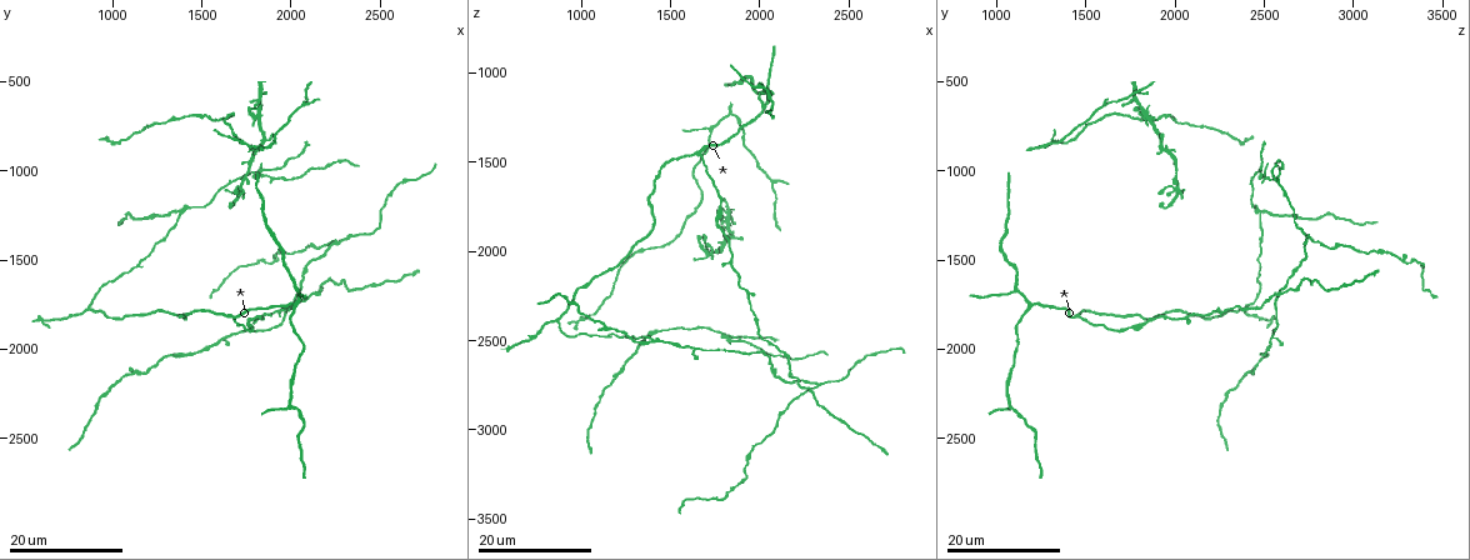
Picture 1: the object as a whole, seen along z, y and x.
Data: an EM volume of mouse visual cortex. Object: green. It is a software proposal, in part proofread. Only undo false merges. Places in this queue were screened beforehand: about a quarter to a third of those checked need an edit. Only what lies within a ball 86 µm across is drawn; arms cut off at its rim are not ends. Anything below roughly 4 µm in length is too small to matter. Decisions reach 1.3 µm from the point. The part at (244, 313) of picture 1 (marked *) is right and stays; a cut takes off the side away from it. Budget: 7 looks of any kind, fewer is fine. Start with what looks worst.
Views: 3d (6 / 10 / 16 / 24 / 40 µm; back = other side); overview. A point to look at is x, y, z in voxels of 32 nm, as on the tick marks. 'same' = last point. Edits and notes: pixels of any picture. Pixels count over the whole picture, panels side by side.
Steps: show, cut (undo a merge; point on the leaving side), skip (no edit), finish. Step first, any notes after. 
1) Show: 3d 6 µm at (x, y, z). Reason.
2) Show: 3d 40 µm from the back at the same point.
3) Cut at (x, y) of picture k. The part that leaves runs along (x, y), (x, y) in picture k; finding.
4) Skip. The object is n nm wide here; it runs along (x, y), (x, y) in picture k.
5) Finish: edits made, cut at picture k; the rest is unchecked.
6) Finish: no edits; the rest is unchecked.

Show: 3d 16 µm at (2320, 1380, 2760). Three arms meet.

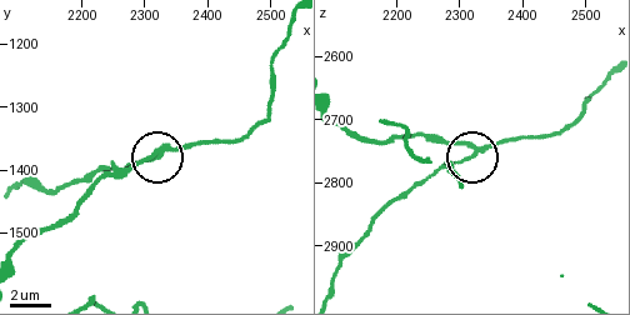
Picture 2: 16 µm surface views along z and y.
Show: 3d 6 µm at (2325, 1375, 2755).

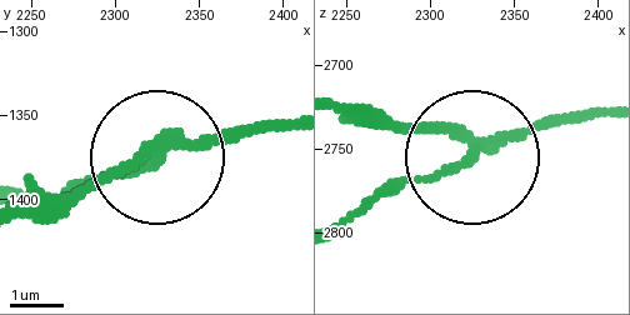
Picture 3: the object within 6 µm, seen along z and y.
Cut at (101, 183) of picture 3. 3 arms meet here; the part that leaves runs along (161, 145), (31, 204) in picture 3; a second neuron is stuck on.

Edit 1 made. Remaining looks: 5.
Show: overview.

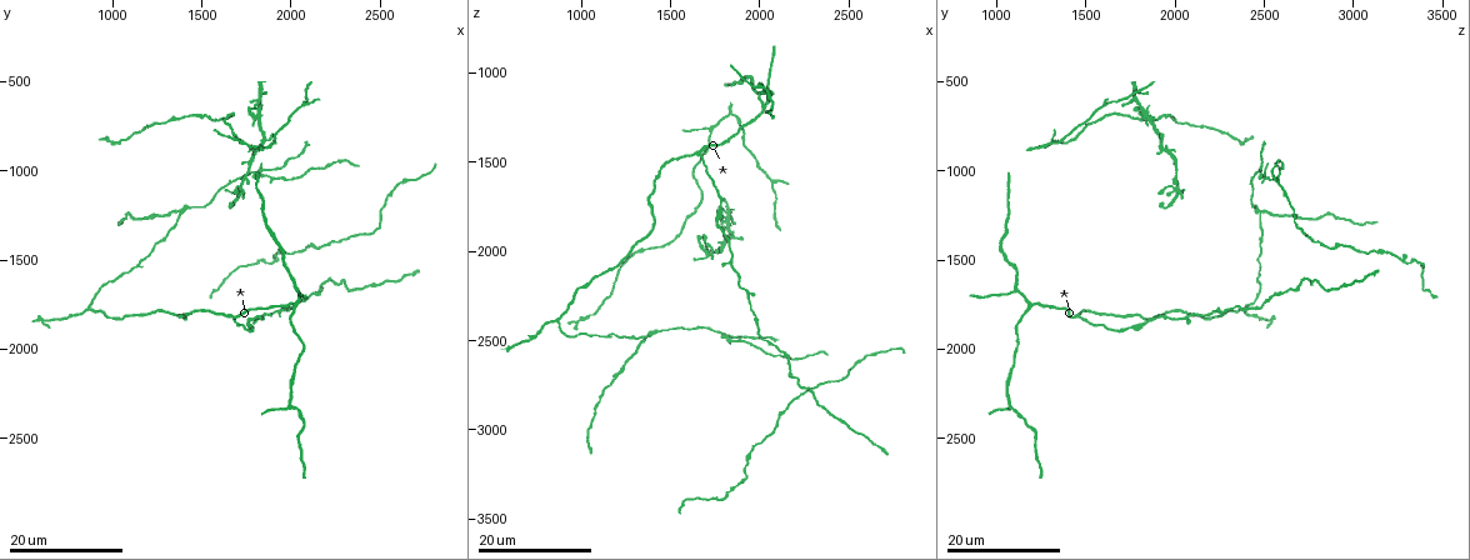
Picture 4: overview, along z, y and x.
Show: 3d 24 µm at (2060, 1740, 2500). Sudden change in width.

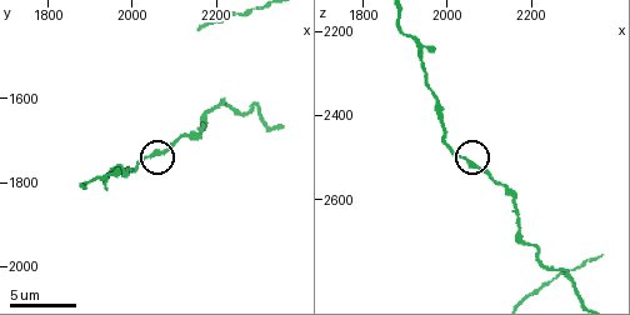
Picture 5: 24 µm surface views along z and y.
Show: 3d 6 µm at (2050, 1735, 2510).

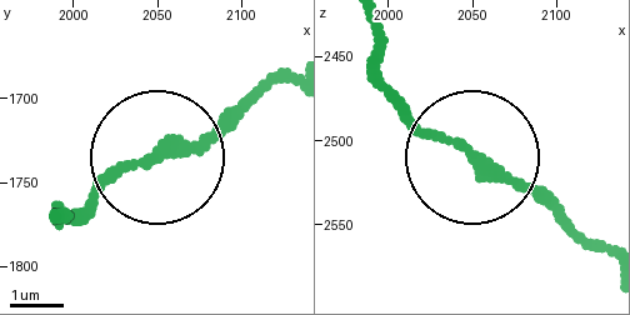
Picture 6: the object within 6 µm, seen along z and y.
Skip. It runs along (374, 29), (391, 96), (513, 178), (575, 240) in picture 6; continuous, no second neuron.

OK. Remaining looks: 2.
Show: 3d 24 µm at (1820, 660, 1820). Looks like a crossing.

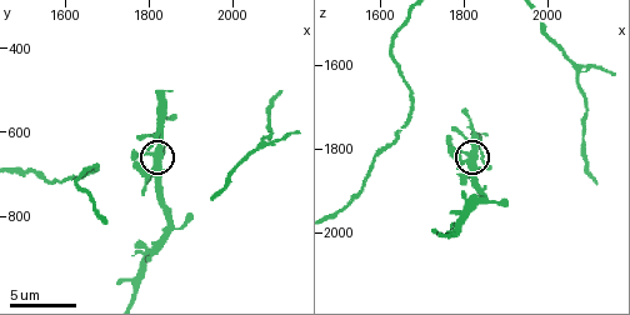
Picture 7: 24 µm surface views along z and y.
Show: 3d 6 µm at (1820, 675, 1835). Closer look.

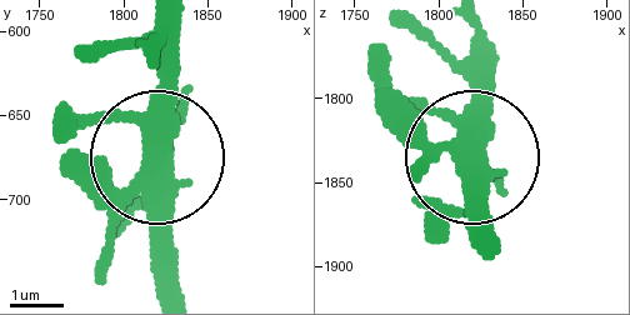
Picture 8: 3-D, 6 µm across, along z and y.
Skip. The object is 410 nm wide here; continuous, no second neuron.

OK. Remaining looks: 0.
Finish: edits made, cut at picture 3; the rest is unchecked.

